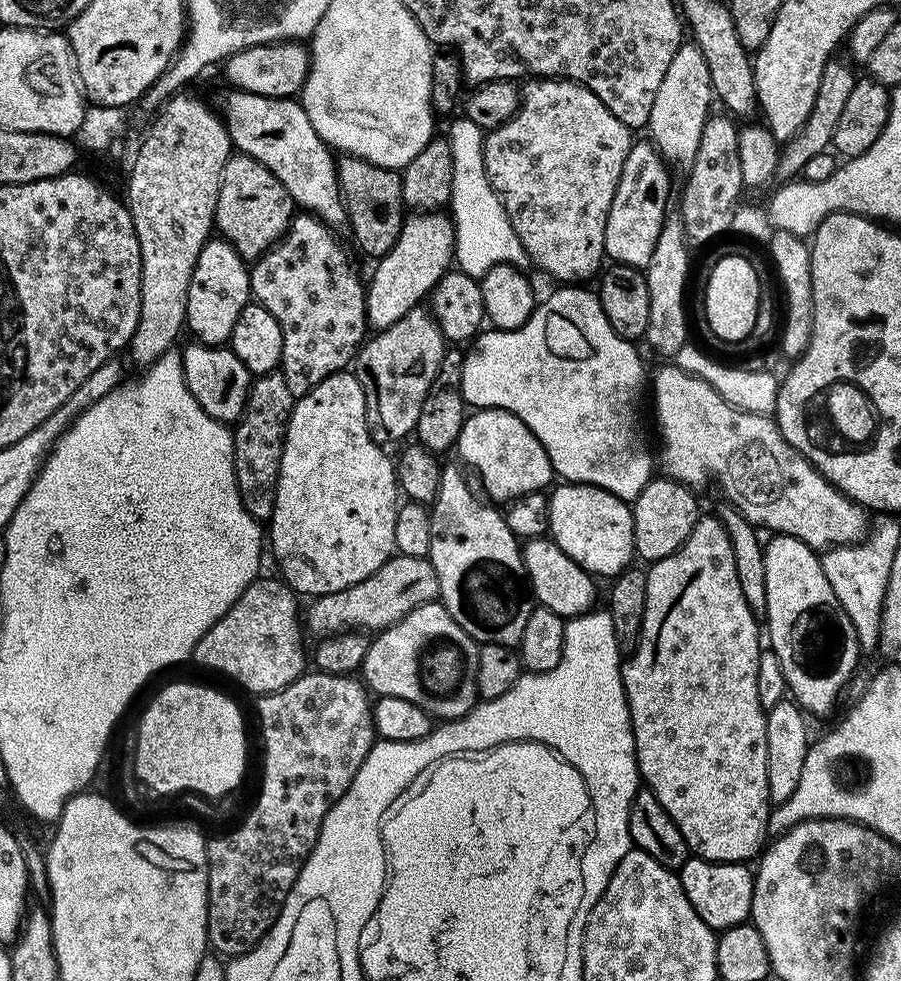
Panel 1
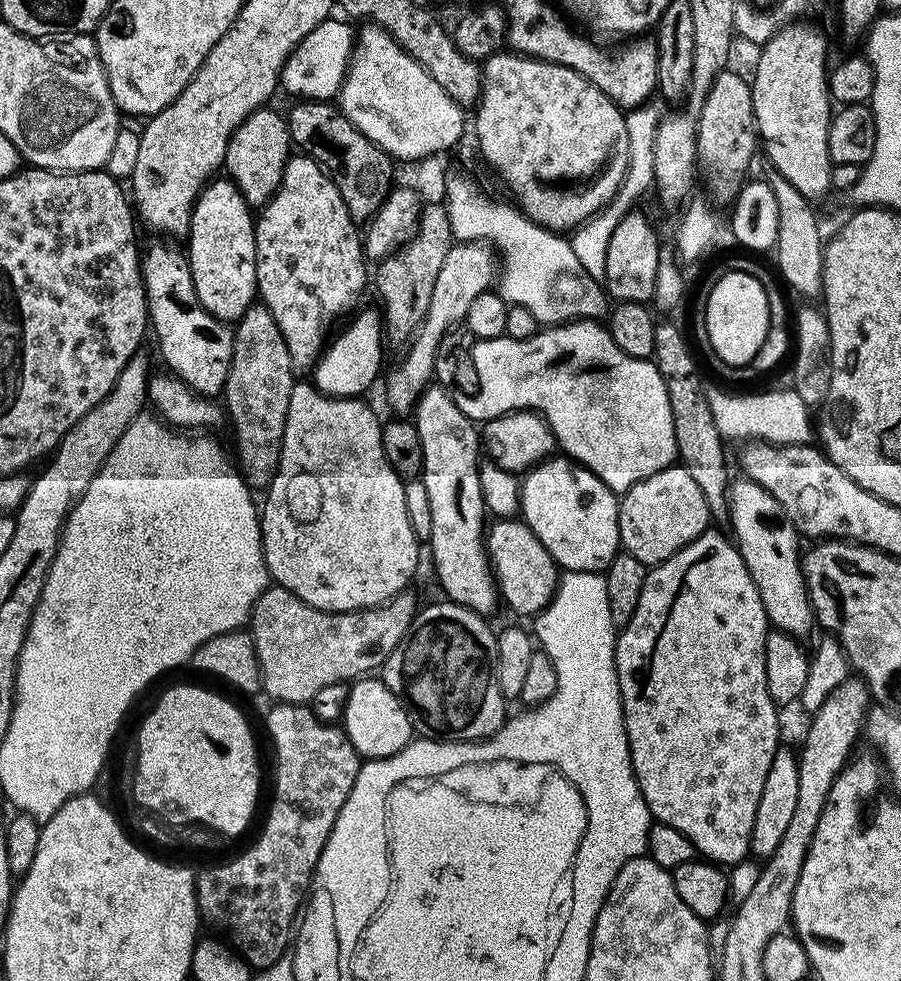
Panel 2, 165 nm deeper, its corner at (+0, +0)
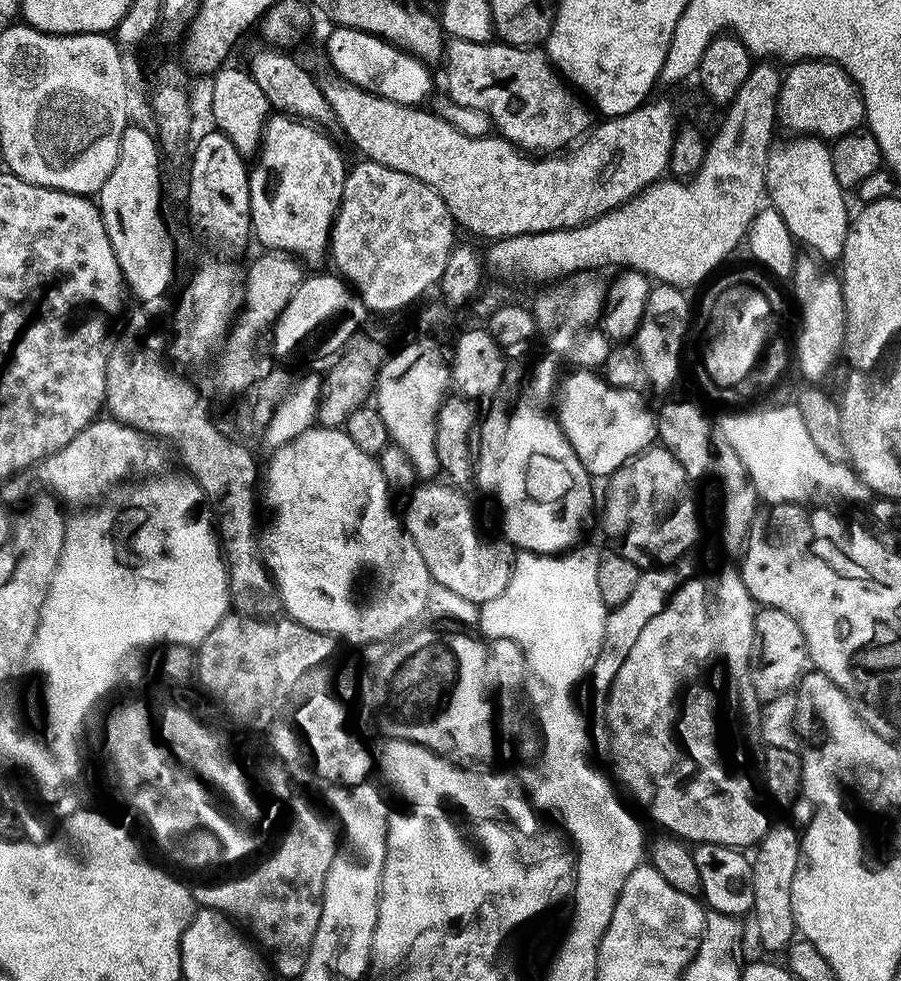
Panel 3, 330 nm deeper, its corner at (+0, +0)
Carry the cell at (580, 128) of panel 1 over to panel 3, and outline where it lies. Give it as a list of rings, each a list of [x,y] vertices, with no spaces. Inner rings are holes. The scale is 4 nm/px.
[[[449,39],[444,46],[442,64],[443,67],[448,67],[444,72],[444,80],[448,83],[447,99],[487,116],[491,127],[499,135],[529,154],[559,153],[589,131],[589,105],[565,83],[543,51],[536,48],[516,48],[513,44],[503,42],[475,44]]]

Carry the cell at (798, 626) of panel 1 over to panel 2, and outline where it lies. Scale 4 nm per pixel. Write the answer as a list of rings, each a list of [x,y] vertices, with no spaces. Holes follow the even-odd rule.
[[[733,479],[728,485],[728,518],[734,543],[762,598],[769,625],[781,632],[789,632],[791,636],[804,638],[814,628],[814,613],[804,584],[801,537],[774,494],[758,486],[758,482],[739,479]]]

